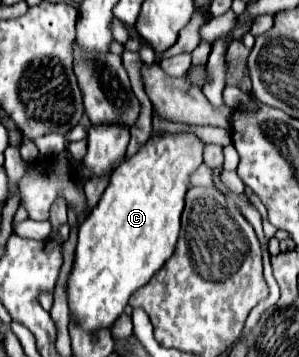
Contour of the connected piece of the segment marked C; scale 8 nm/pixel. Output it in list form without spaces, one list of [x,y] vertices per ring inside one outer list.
[[[192,132],[154,134],[154,138],[142,144],[132,158],[122,162],[112,172],[110,184],[104,190],[100,202],[78,228],[76,258],[68,278],[68,306],[84,330],[96,332],[98,328],[110,328],[114,320],[124,312],[132,292],[148,284],[150,278],[172,256],[180,232],[184,196],[190,188],[190,176],[202,164],[204,146],[206,144]]]

